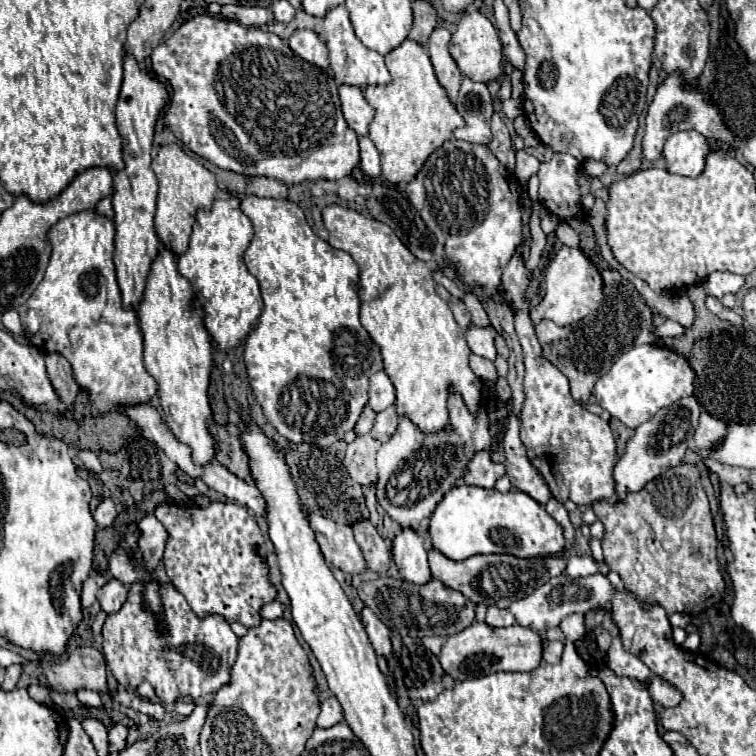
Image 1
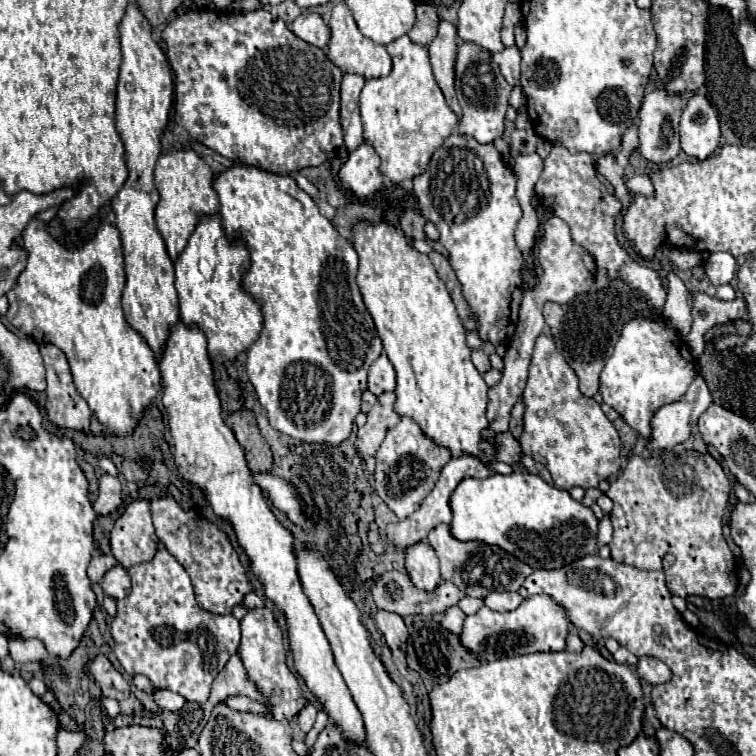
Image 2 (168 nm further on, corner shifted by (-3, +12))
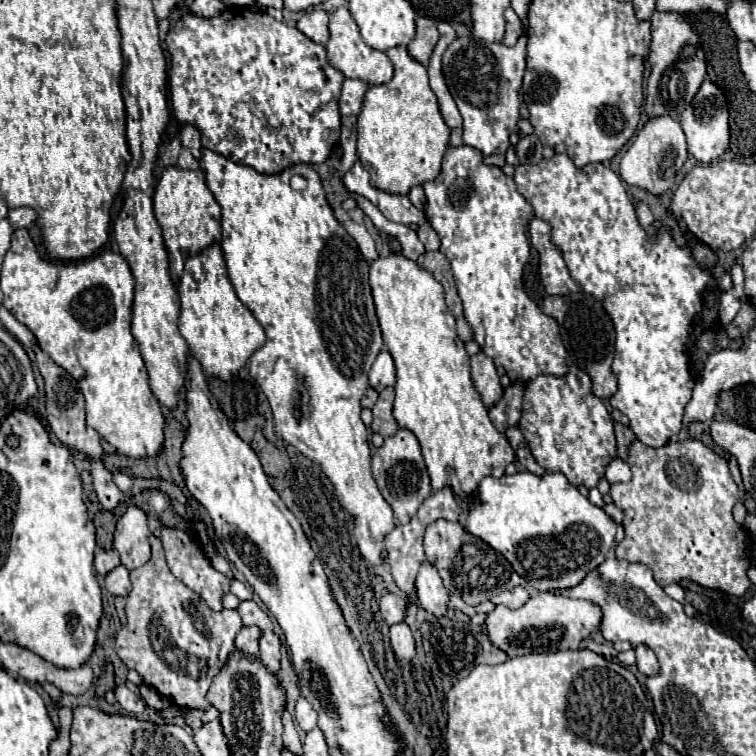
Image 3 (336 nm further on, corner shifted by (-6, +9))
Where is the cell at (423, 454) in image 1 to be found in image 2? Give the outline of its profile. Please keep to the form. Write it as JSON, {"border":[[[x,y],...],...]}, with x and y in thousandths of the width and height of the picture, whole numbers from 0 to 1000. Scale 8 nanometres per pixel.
{"border":[[[532,553],[529,561],[511,574],[505,590],[497,598],[497,651],[513,667],[513,672],[529,688],[534,688],[537,683],[550,677],[550,672],[556,672],[566,651],[571,651],[582,630],[582,622],[593,614],[593,608],[593,593],[579,590],[566,577],[561,577],[556,563],[545,553]]]}

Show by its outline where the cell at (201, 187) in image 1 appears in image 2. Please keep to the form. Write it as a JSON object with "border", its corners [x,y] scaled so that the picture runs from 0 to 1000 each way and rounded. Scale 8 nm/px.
{"border":[[[225,198],[217,201],[204,225],[204,241],[212,254],[212,267],[206,272],[206,299],[214,310],[222,336],[228,344],[246,328],[251,310],[257,307],[262,291],[270,283],[288,280],[288,257],[283,251],[283,225],[254,198]]]}

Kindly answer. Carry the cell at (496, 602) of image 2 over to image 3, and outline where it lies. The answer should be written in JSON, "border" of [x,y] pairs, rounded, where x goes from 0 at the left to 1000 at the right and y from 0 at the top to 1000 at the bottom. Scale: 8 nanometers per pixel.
{"border":[[[684,774],[684,776],[673,779],[673,782],[663,782],[663,784],[655,787],[649,795],[652,795],[655,800],[671,800],[671,803],[676,803],[676,806],[684,806],[684,803],[689,803],[697,792],[700,792],[700,782],[697,782],[692,774]]]}

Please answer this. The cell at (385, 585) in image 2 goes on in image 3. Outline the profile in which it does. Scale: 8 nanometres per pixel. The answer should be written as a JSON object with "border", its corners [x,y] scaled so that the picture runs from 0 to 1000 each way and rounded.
{"border":[[[509,784],[504,790],[504,811],[507,811],[507,819],[512,827],[530,824],[533,821],[533,790]]]}

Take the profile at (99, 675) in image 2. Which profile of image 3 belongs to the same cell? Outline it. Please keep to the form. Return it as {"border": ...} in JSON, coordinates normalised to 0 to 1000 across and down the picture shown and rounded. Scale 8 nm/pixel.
{"border":[[[165,906],[152,909],[152,922],[155,922],[157,933],[160,933],[165,940],[179,943],[179,946],[187,946],[187,943],[192,940],[192,935],[194,935],[194,933],[187,927],[187,922],[179,919],[176,914],[171,914]]]}

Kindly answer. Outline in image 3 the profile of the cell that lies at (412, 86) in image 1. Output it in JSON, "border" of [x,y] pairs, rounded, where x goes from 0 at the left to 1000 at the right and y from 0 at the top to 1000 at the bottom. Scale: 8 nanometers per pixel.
{"border":[[[536,62],[515,65],[512,75],[522,89],[522,99],[515,110],[493,112],[483,123],[472,163],[472,205],[478,218],[491,229],[493,247],[520,258],[538,258],[544,247],[560,245],[581,231],[597,171],[581,152],[565,91],[549,83]]]}

